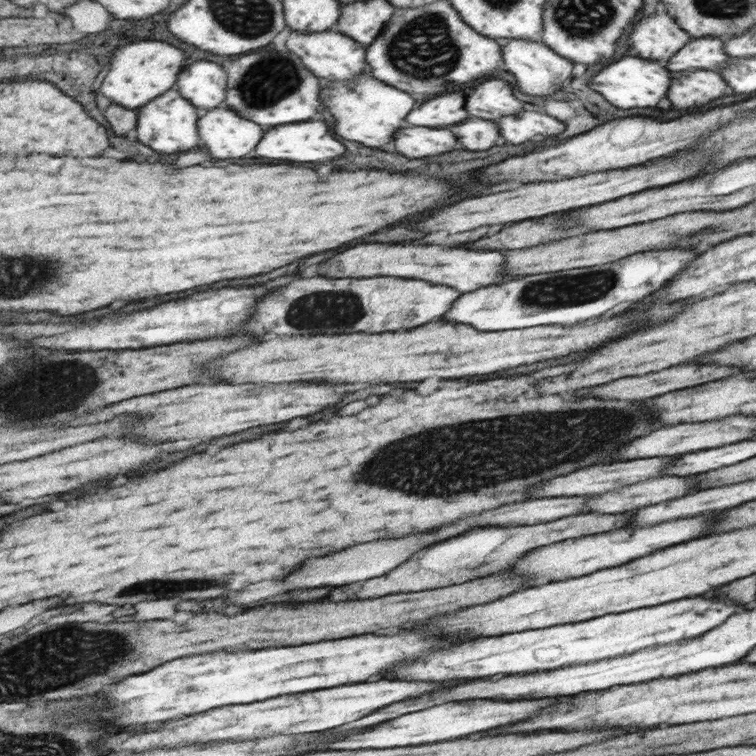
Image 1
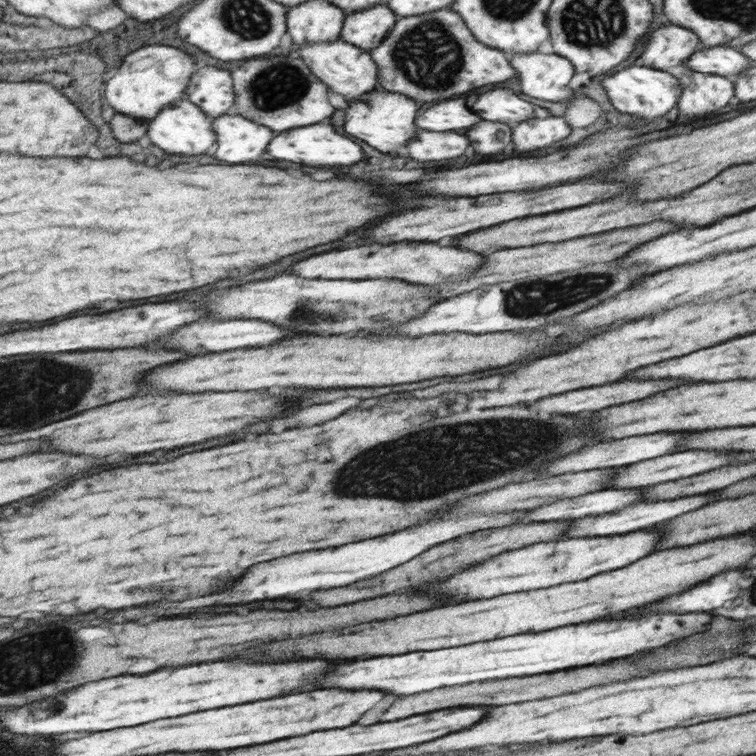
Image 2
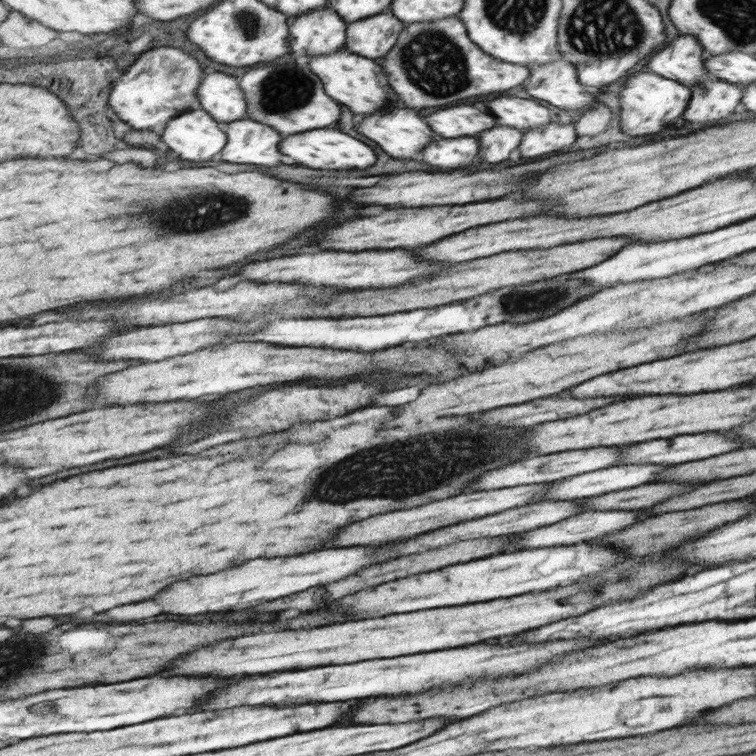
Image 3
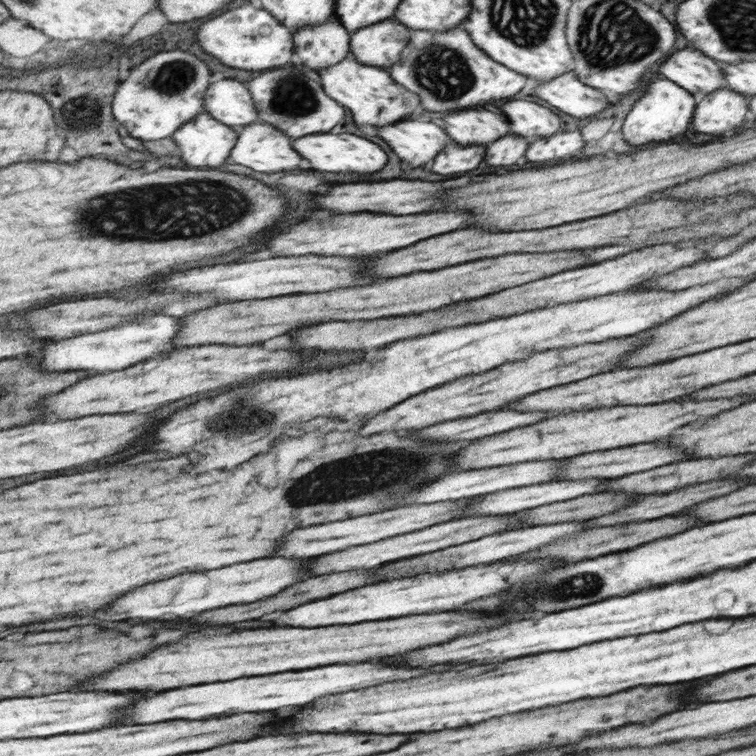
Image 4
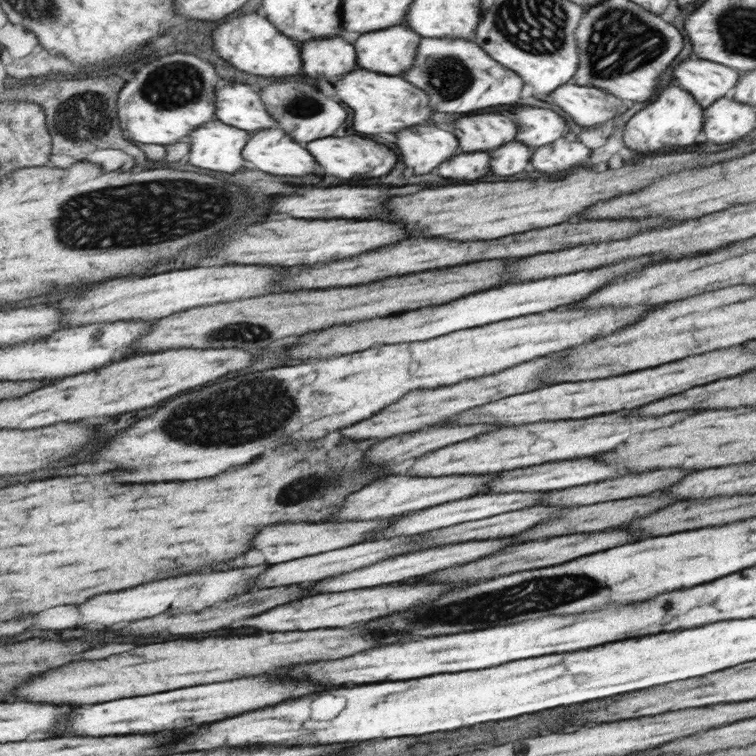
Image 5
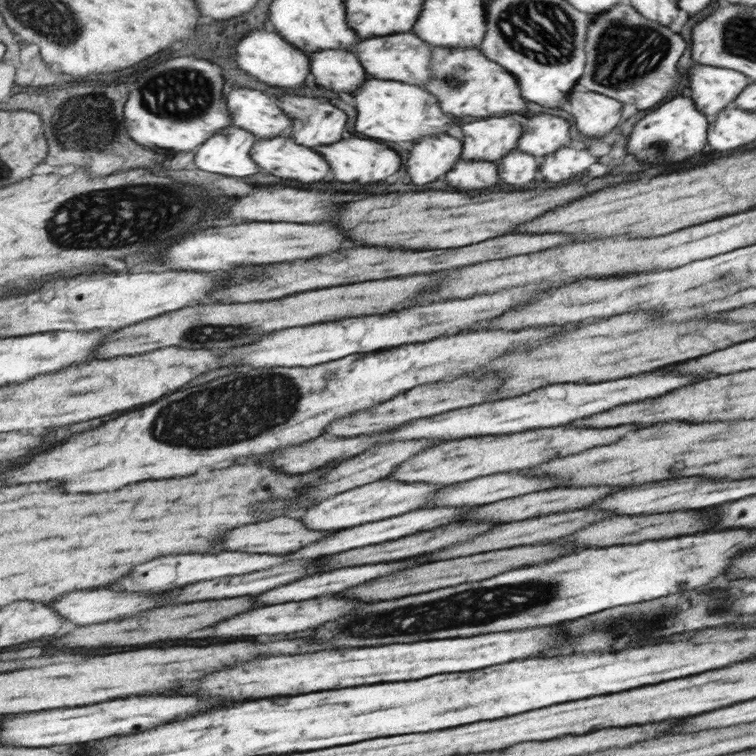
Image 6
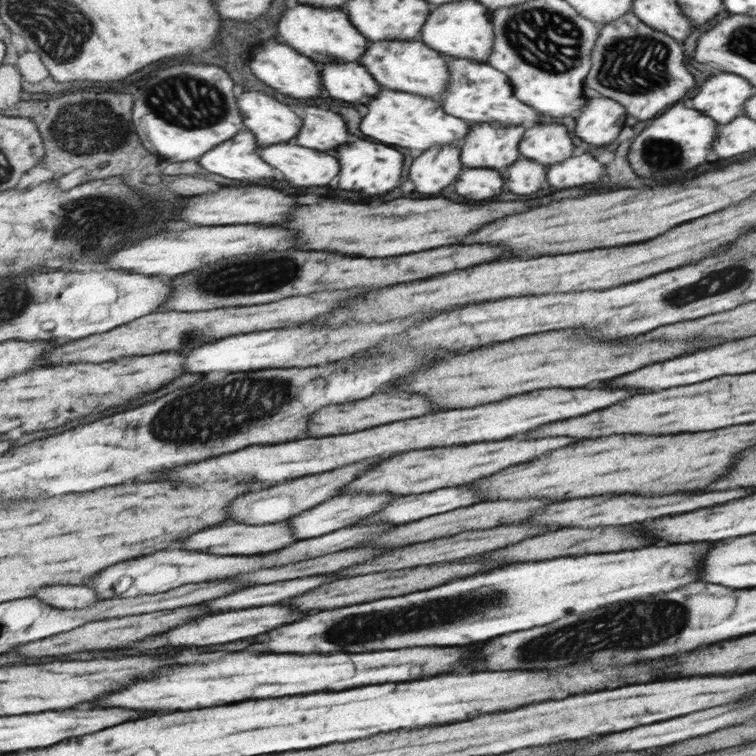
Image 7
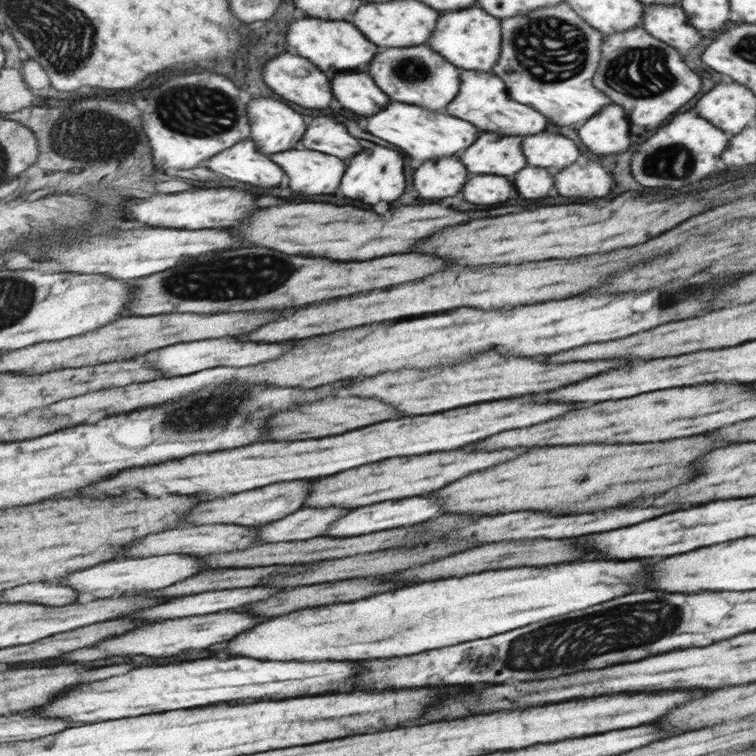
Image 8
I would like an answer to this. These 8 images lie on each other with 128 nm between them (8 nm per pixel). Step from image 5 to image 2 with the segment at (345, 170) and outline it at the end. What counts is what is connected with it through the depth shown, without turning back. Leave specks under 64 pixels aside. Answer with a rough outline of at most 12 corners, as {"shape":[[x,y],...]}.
{"shape":[[326,124],[280,134],[270,154],[306,166],[350,166],[362,148]]}

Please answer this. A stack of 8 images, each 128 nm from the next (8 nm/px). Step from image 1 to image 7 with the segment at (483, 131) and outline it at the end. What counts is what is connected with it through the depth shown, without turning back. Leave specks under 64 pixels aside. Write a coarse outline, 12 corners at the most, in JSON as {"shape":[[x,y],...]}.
{"shape":[[523,157],[508,166],[506,188],[534,194],[546,182],[544,165]]}

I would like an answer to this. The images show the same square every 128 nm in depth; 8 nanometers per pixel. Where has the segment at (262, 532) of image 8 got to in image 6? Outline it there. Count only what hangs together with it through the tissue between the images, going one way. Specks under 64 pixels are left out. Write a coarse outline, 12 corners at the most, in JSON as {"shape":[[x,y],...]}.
{"shape":[[394,480],[308,508],[310,530],[340,530],[418,510],[438,486]]}

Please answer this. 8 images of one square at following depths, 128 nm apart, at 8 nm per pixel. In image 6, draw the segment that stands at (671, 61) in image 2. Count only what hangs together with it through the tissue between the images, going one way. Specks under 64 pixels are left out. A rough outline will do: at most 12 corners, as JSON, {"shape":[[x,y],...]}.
{"shape":[[708,64],[692,68],[693,100],[706,116],[735,105],[752,82]]}

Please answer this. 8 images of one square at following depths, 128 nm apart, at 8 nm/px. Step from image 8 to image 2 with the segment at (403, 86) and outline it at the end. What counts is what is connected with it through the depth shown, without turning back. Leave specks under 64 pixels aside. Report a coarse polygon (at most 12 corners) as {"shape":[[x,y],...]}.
{"shape":[[388,6],[346,14],[341,40],[366,51],[382,44],[396,16]]}

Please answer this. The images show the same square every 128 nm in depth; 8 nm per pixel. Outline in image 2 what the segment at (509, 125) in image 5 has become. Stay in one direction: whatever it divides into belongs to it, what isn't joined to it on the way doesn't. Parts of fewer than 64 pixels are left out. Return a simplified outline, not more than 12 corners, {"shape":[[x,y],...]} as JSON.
{"shape":[[462,98],[440,102],[418,116],[430,132],[468,132],[482,118]]}

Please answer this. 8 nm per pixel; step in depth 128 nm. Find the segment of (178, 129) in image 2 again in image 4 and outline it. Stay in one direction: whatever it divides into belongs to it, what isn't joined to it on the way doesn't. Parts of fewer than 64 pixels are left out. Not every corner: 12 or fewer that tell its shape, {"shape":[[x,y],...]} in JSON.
{"shape":[[210,112],[176,136],[196,168],[224,166],[240,139]]}

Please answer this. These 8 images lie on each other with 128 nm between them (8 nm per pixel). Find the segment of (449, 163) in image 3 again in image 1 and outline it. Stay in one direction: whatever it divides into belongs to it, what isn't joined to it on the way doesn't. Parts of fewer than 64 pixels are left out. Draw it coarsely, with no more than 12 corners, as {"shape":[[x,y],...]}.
{"shape":[[402,128],[398,152],[426,158],[454,150],[446,128]]}

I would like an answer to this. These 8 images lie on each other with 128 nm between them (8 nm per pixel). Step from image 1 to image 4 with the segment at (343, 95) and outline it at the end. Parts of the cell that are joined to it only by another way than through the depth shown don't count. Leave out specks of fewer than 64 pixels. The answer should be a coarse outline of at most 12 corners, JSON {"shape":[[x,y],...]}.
{"shape":[[399,120],[380,128],[400,160],[414,168],[450,140],[440,126]]}

